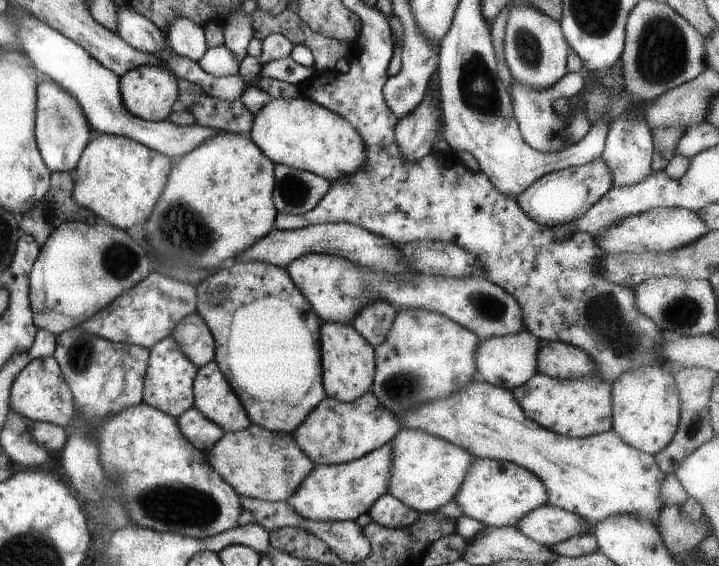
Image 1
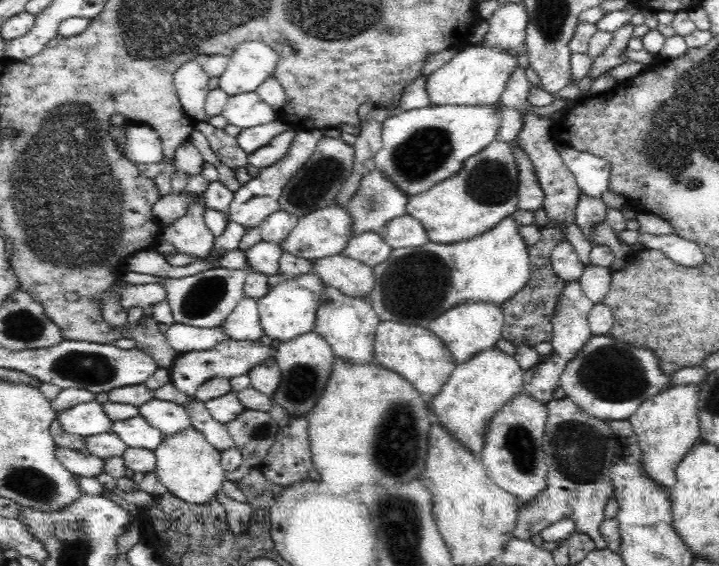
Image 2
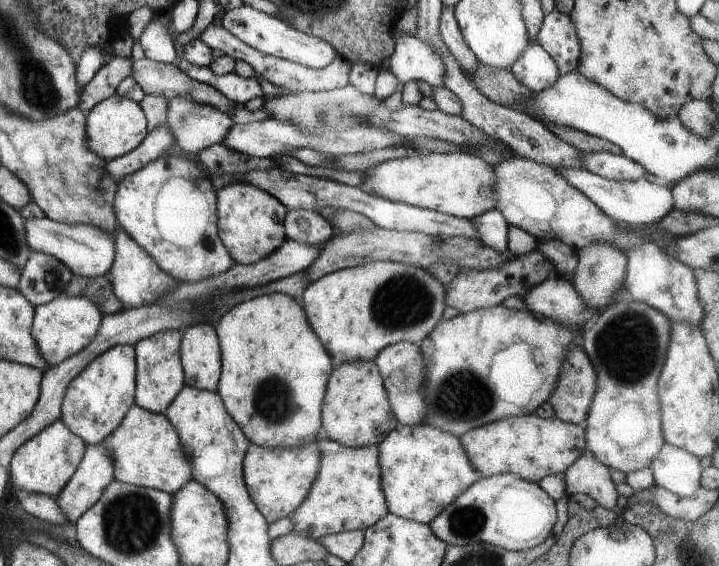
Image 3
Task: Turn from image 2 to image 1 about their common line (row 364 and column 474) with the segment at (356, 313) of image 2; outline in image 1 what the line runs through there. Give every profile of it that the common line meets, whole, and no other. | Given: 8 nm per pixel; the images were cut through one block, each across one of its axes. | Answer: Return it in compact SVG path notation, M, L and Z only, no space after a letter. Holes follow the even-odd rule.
M525 329L517 331L515 334L491 337L479 341L474 358L476 377L483 382L510 391L524 385L536 373L536 354L540 349L540 344L541 340Z

